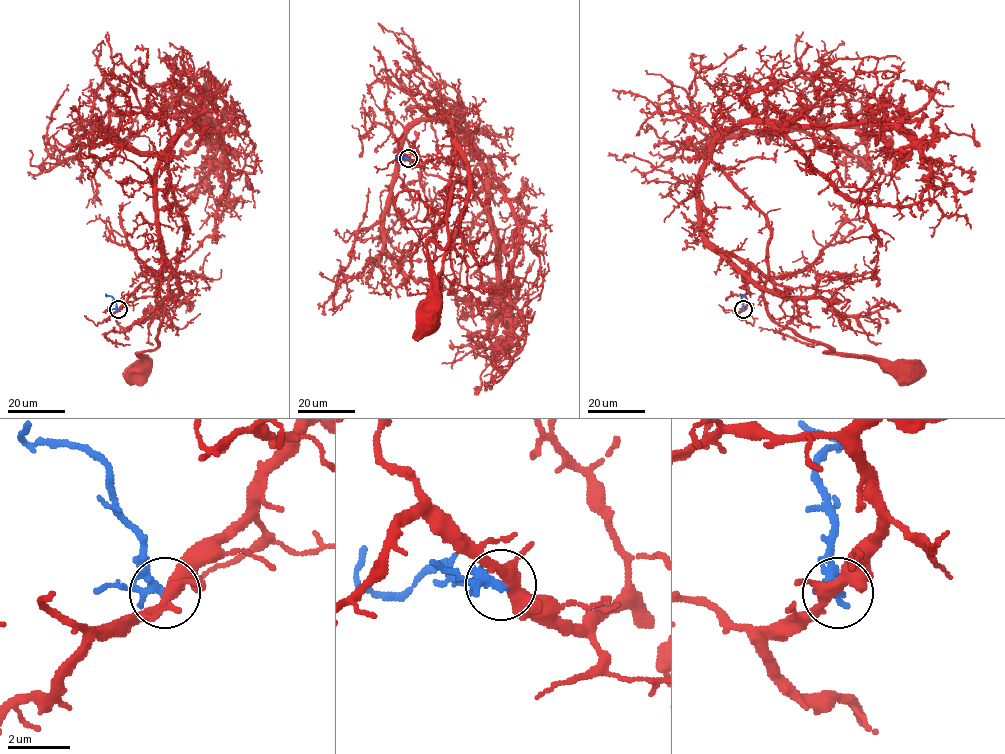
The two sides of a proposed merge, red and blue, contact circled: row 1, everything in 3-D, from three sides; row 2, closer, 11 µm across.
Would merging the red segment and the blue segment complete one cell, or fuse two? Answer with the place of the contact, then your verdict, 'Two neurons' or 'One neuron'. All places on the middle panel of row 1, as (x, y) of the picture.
Place: (408, 158). Two neurons

